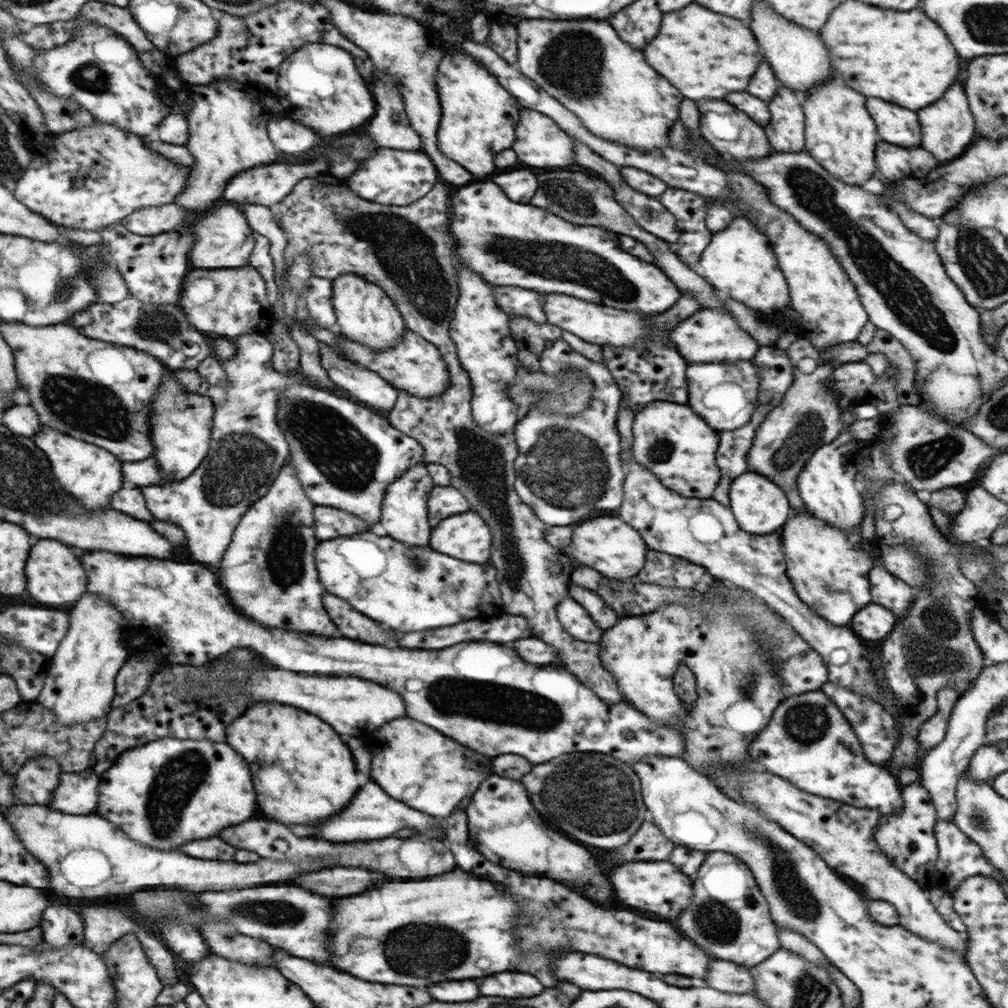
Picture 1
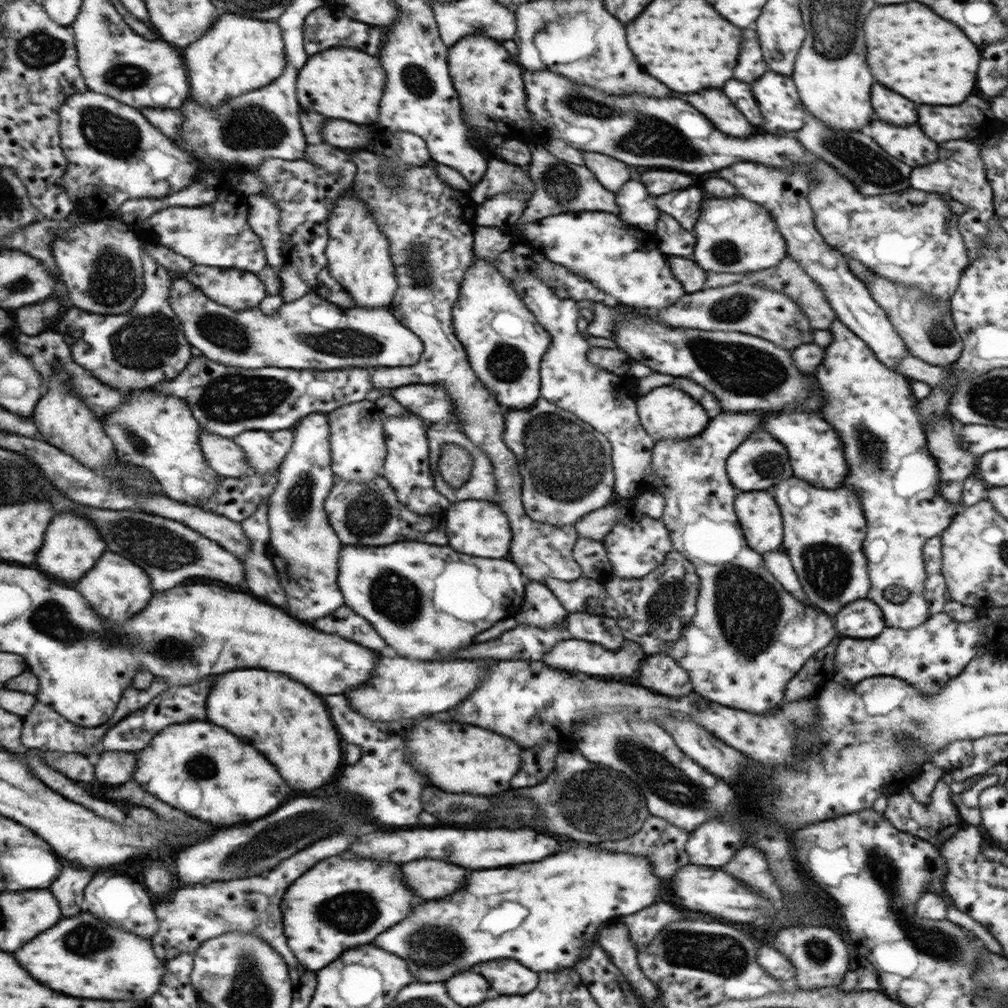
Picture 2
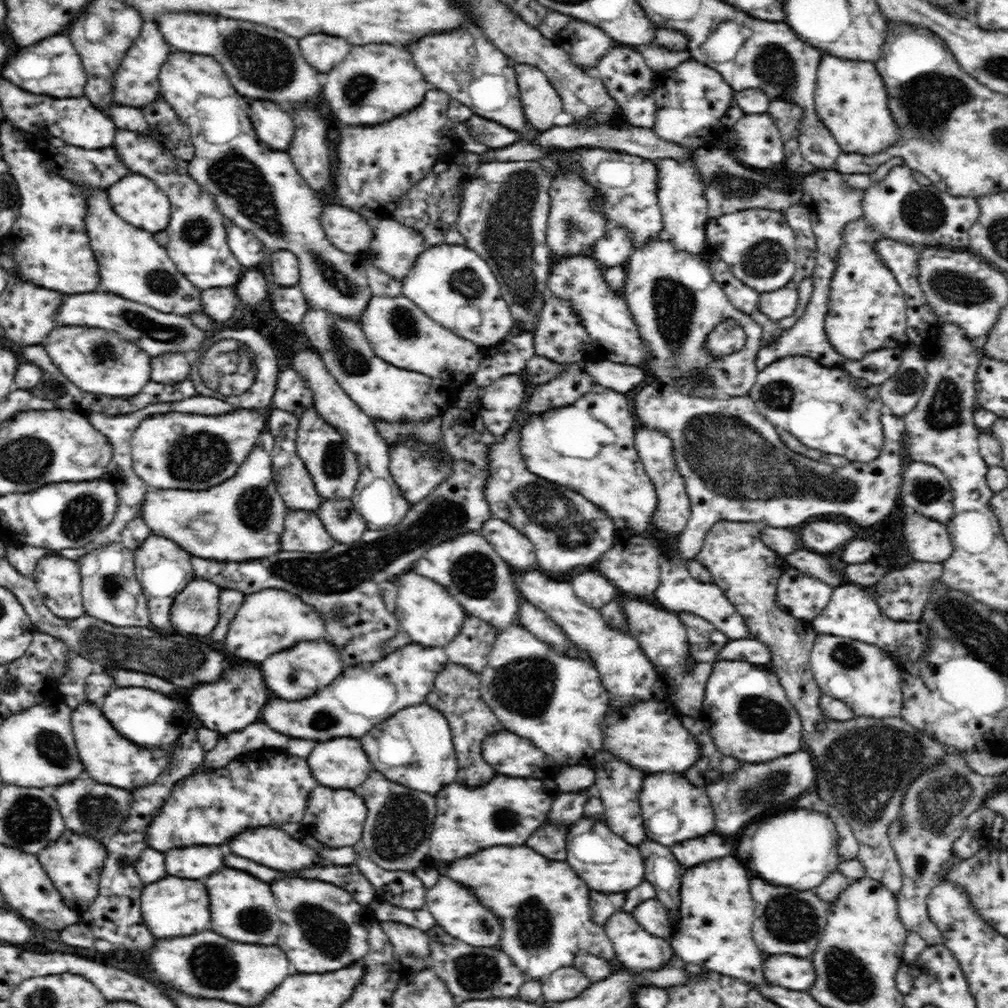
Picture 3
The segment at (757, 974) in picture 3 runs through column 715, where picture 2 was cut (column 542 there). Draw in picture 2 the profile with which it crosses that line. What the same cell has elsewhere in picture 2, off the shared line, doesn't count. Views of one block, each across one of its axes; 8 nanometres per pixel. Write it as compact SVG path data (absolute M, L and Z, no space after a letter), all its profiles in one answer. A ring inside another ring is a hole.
M559 838L559 844L563 850L539 862L475 870L475 876L465 882L463 890L419 904L411 920L403 920L403 924L381 932L376 937L379 940L373 940L373 944L379 944L380 949L387 948L387 952L395 952L395 956L407 956L411 968L415 968L415 978L421 982L441 982L457 970L467 970L473 964L493 958L513 958L519 960L519 964L527 964L533 972L553 972L565 966L573 968L577 955L585 945L591 945L587 942L595 938L603 922L633 914L655 902L667 902L671 896L645 856L609 852L595 844L577 844L571 838Z

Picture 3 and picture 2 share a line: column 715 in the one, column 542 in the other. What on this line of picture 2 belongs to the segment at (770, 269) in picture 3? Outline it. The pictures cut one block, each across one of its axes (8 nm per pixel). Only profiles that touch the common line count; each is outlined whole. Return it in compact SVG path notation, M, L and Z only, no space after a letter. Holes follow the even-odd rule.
M571 211L547 216L531 223L506 226L506 231L511 235L511 245L523 244L534 252L541 252L545 258L558 265L563 265L577 273L579 277L593 283L601 289L603 294L609 296L609 301L614 304L631 307L635 310L661 311L674 303L678 303L686 294L683 285L675 279L667 264L666 255L660 247L653 248L652 235L643 250L643 243L648 234L642 230L631 227L618 215L601 211Z

